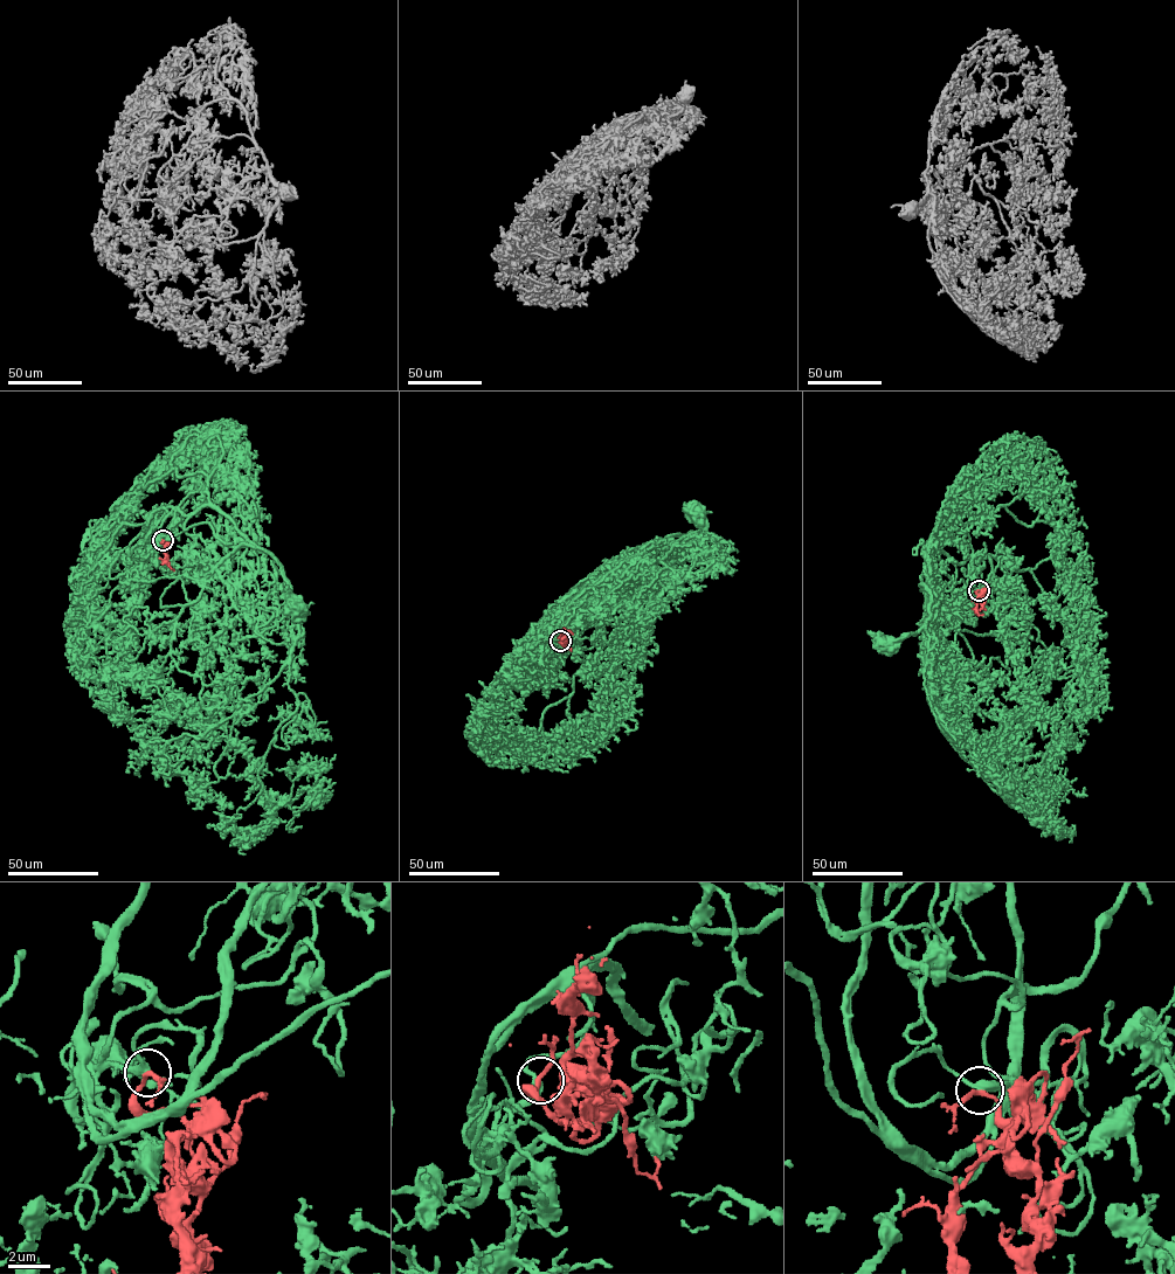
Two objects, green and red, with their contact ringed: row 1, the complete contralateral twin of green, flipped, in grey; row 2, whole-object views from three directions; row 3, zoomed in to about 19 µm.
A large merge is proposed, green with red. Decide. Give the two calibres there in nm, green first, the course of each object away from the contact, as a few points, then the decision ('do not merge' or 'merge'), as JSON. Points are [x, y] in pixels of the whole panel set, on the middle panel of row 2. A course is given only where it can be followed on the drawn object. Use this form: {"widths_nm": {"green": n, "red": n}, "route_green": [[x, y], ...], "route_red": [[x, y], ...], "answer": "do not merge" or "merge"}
{"widths_nm": {"green": 360, "red": 200}, "route_green": [[560, 641], [566, 629], [580, 628], [628, 576], [640, 575], [665, 558], [689, 560], [702, 534], [693, 511]], "route_red": [[560, 641], [564, 645], [564, 629], [572, 634]], "answer": "merge"}

